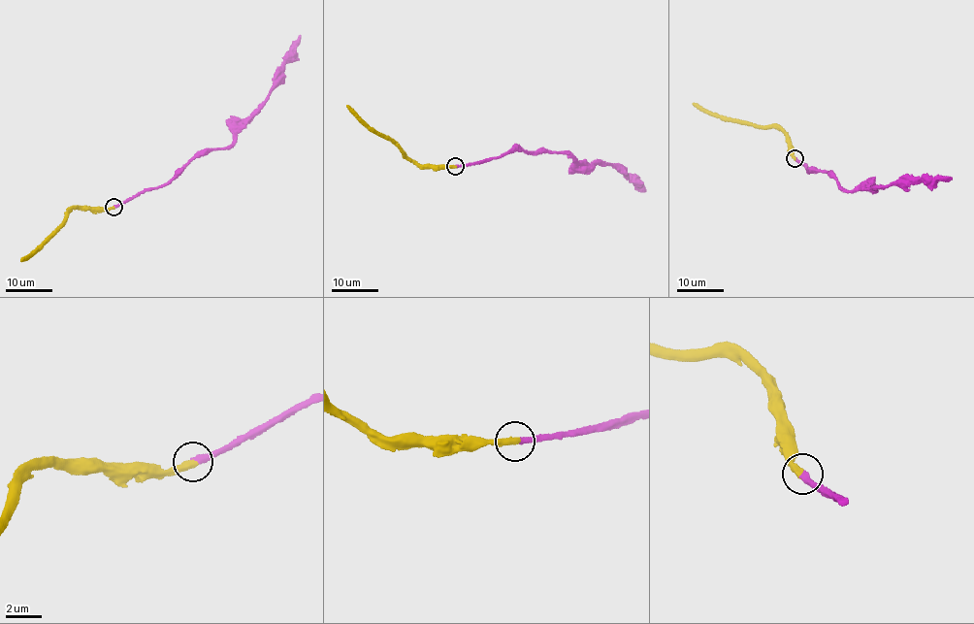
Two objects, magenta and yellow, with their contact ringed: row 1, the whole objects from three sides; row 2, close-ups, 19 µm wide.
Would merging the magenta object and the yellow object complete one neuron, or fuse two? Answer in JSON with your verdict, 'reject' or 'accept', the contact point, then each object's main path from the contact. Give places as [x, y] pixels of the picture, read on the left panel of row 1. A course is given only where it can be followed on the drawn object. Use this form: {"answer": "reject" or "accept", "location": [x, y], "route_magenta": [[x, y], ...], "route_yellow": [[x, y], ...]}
{"answer": "accept", "location": [113, 207], "route_magenta": [[113, 207], [146, 191], [162, 187], [196, 156], [225, 148], [249, 118], [257, 114], [300, 35]], "route_yellow": [[113, 207], [75, 208], [25, 260], [20, 260]]}

